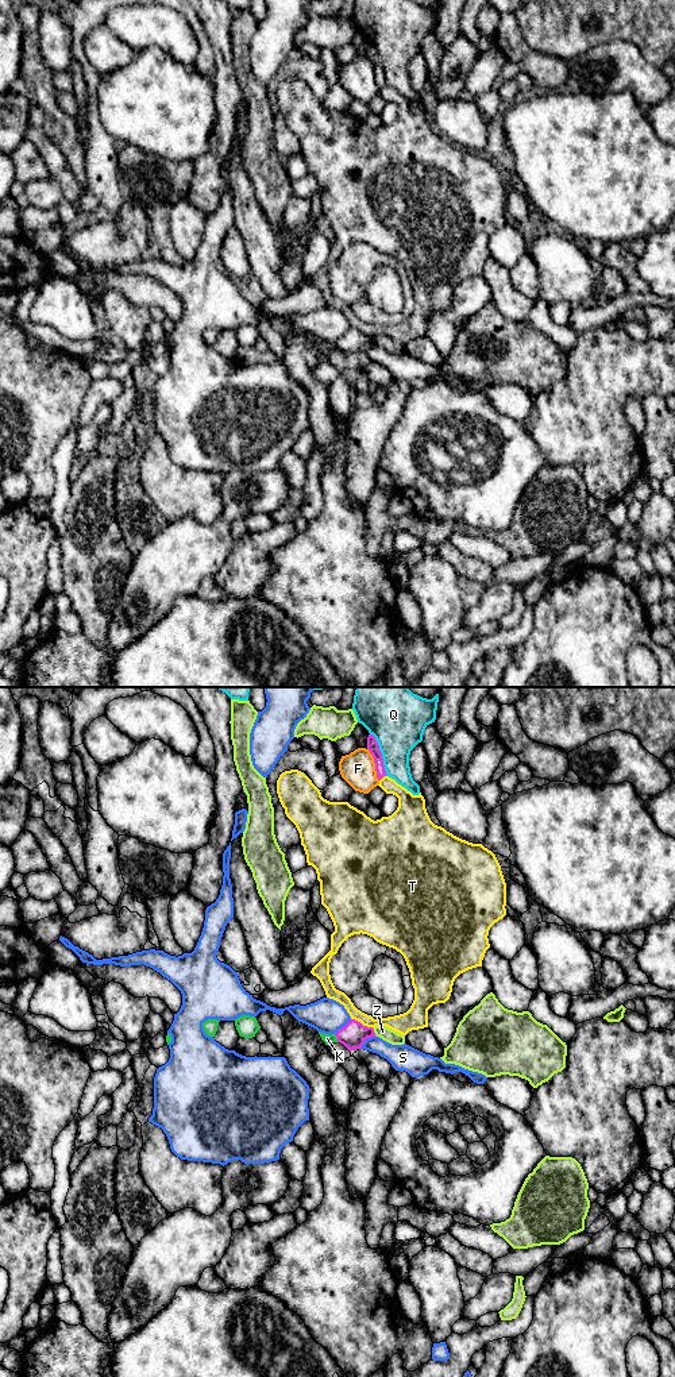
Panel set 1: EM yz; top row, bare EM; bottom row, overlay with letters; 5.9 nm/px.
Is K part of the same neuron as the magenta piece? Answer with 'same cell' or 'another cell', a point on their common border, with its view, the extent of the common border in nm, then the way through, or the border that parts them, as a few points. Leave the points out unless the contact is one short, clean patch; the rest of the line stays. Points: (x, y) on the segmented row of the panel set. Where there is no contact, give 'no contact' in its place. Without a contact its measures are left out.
same cell; contact yz (336, 1037); length 60 nm; way yz (353, 1036), (336, 1037), (327, 1038)

